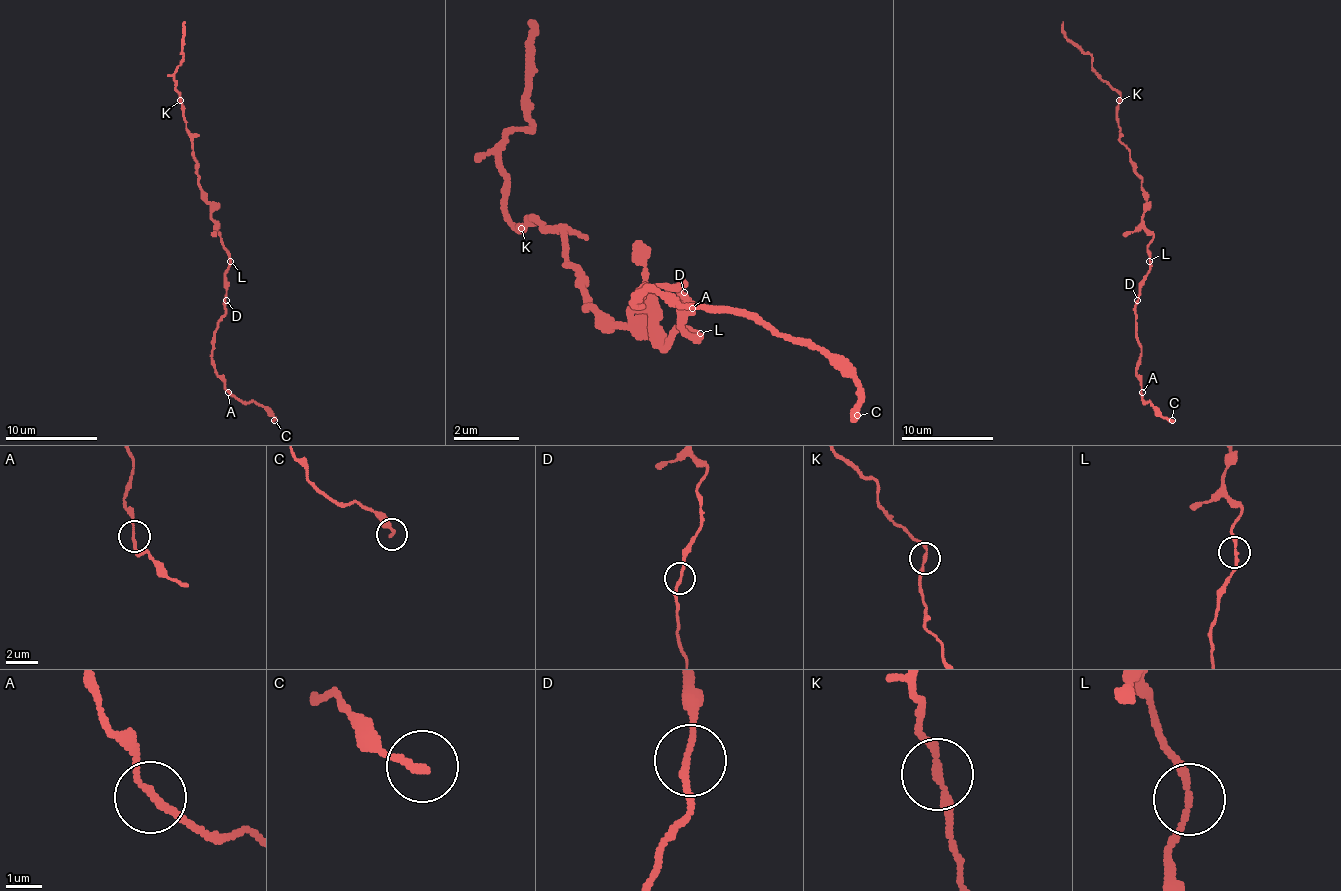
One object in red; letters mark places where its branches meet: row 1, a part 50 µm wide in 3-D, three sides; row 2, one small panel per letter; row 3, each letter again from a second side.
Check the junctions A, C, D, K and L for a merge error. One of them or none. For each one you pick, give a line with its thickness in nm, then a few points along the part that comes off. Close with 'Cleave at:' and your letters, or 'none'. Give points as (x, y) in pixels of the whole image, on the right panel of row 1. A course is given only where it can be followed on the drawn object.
Cleave at: none

